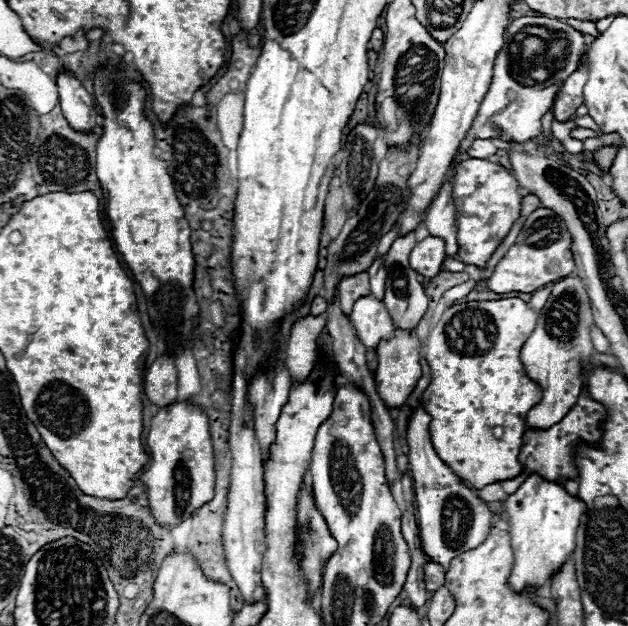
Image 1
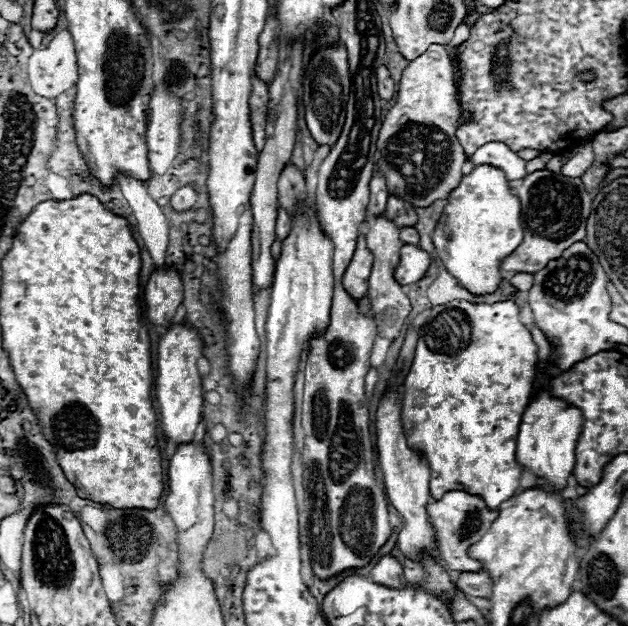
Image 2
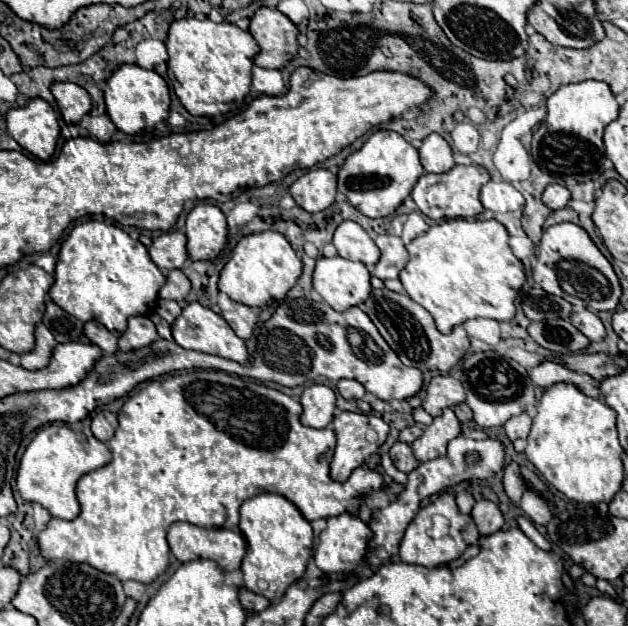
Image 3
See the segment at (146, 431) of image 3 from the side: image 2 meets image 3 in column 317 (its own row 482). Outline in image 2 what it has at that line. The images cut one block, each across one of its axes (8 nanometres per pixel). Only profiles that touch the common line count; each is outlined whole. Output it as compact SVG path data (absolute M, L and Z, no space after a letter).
M452 300L430 308L430 320L418 332L414 360L402 386L402 416L408 444L426 452L430 464L430 496L434 500L440 500L450 490L464 490L480 496L488 510L496 510L500 502L514 496L522 476L522 466L516 460L516 436L534 388L536 362L538 346L528 328L518 320L518 306L512 300L494 304Z

